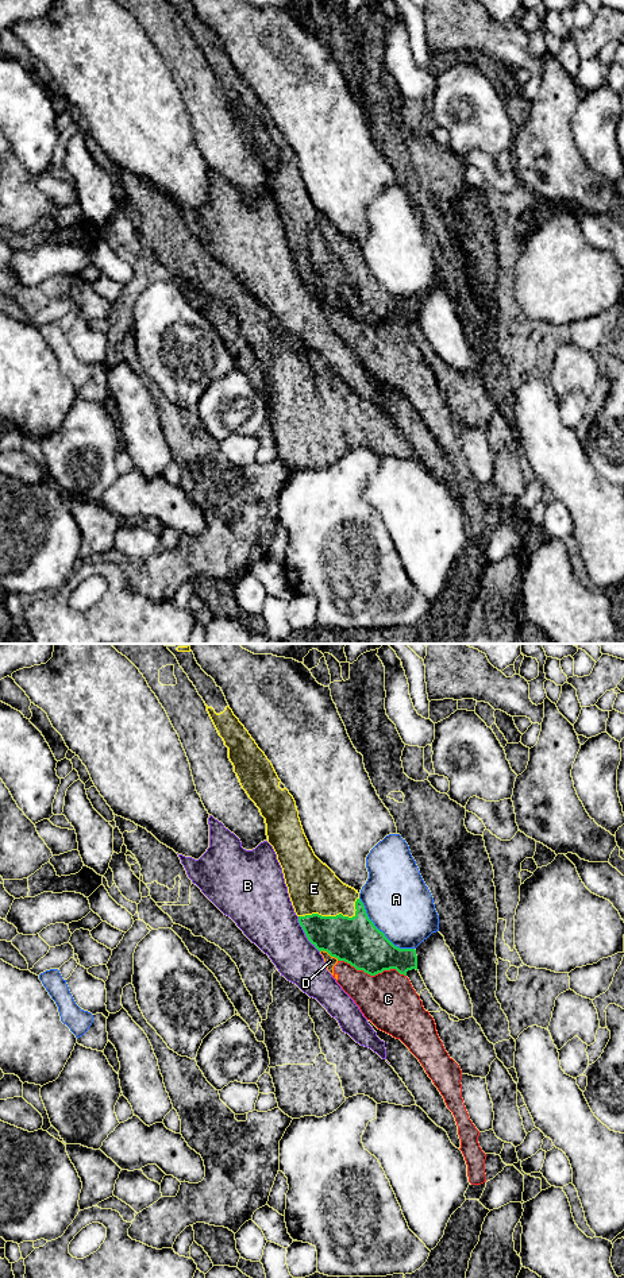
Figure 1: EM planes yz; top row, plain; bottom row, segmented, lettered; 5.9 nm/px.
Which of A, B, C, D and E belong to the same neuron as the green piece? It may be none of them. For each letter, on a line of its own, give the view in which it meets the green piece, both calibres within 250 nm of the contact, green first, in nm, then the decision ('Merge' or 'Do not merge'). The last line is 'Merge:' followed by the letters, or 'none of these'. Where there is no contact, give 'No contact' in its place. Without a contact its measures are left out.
A: Touches green in yz. Thickness 280 nm (green) against 380 nm. Do not merge
B: Touches green in yz. Thickness 260 nm (green) against 320 nm. Do not merge
C: Touches green in yz. Thickness 280 nm (green) against 320 nm. Do not merge
D: Touches green in yz. Thickness 280 nm (green) against 70 nm. Do not merge
E: Touches green in yz. Thickness 280 nm (green) against 300 nm. Merge
Merge: E

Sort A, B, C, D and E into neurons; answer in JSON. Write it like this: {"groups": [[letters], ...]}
{"groups": [["A"], ["B"], ["C", "D"], ["E"]]}

